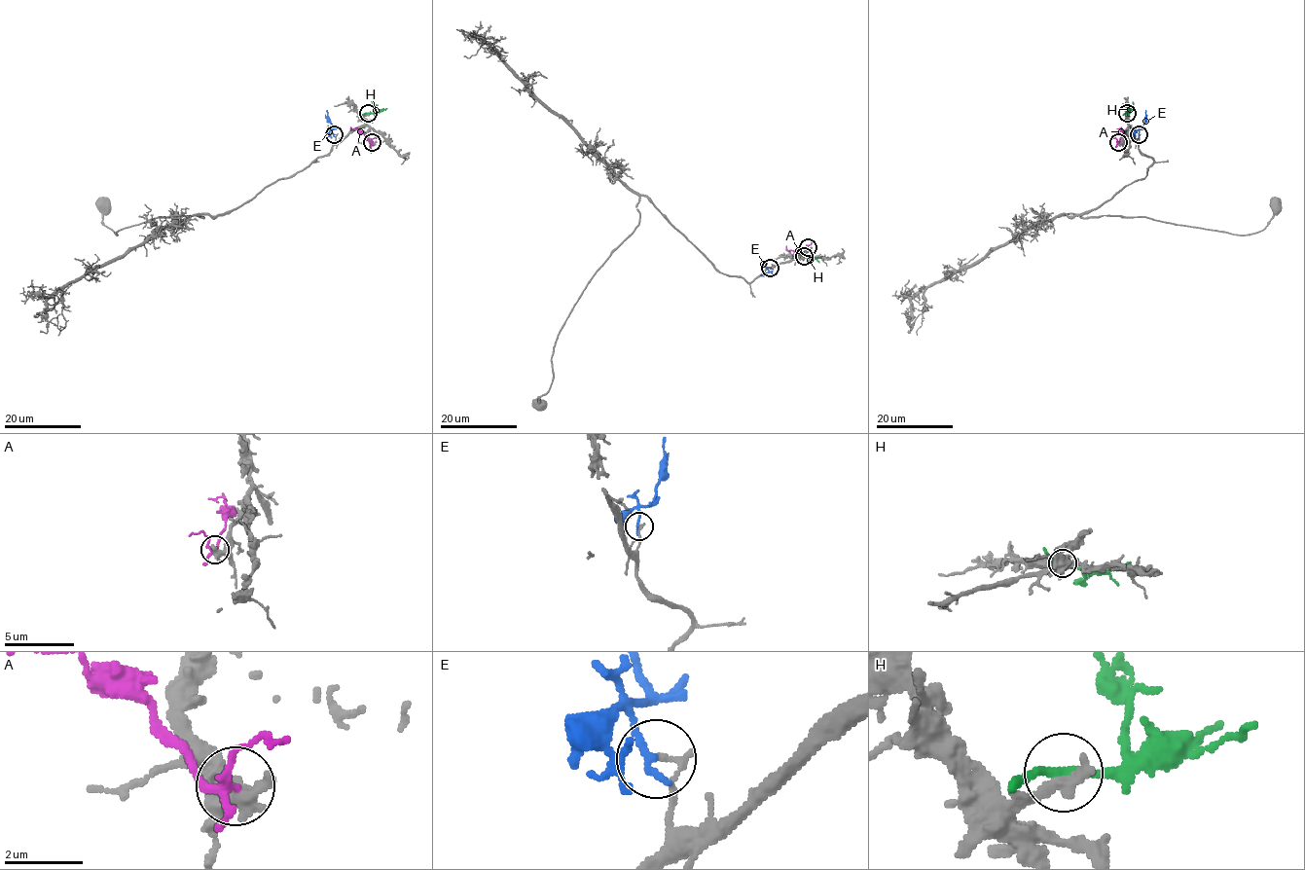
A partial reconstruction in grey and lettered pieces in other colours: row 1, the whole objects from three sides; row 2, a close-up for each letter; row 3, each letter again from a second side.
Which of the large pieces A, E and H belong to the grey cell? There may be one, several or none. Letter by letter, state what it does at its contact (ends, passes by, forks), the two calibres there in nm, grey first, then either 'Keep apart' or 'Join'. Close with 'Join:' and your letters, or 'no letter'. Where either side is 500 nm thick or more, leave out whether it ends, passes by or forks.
A: It forks there. Thickness 400 nm (grey) against 160 nm. Keep apart
E: It ends there. Thickness 160 nm (grey) against 220 nm. Keep apart
H: It passes by. Thickness 360 nm (grey) against 200 nm. Keep apart
Join: no letter

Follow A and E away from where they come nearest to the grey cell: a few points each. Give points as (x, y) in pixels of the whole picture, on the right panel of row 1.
A: (1118, 143), (1121, 129), (1116, 128)
E: (1139, 135), (1146, 110)

